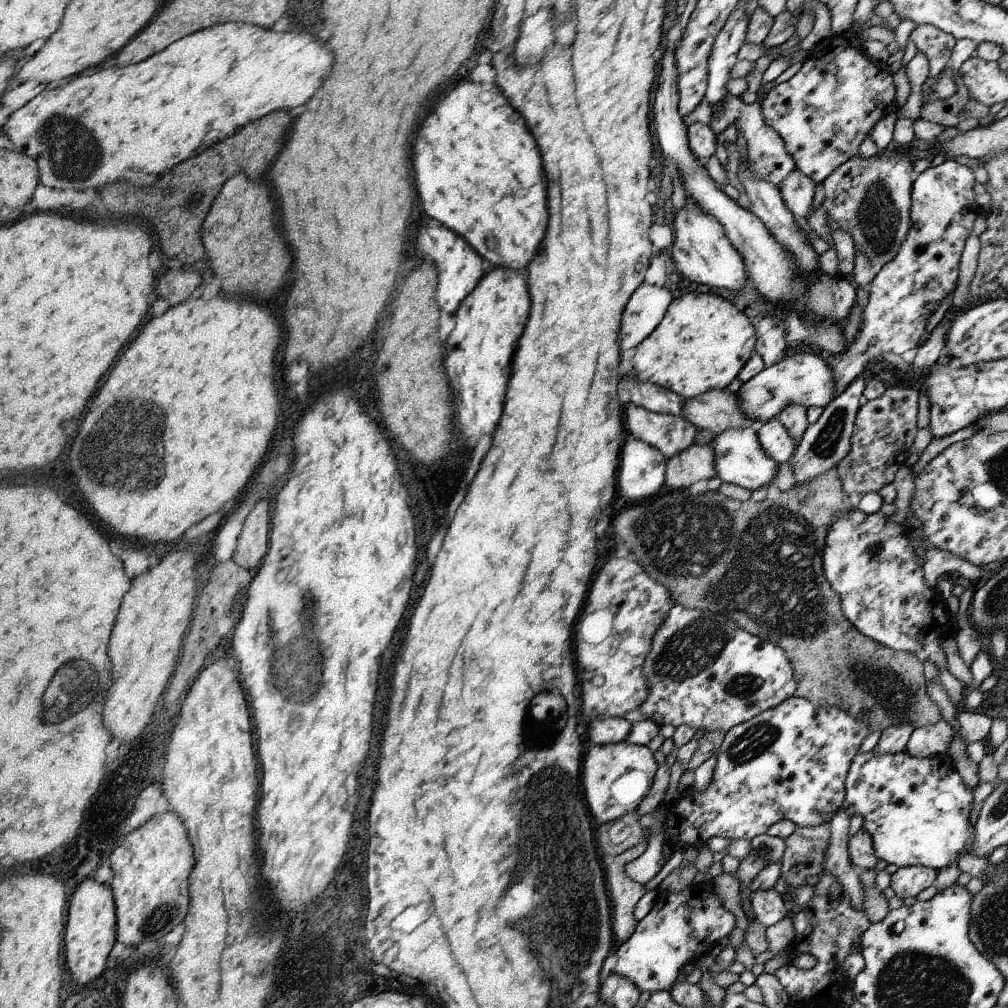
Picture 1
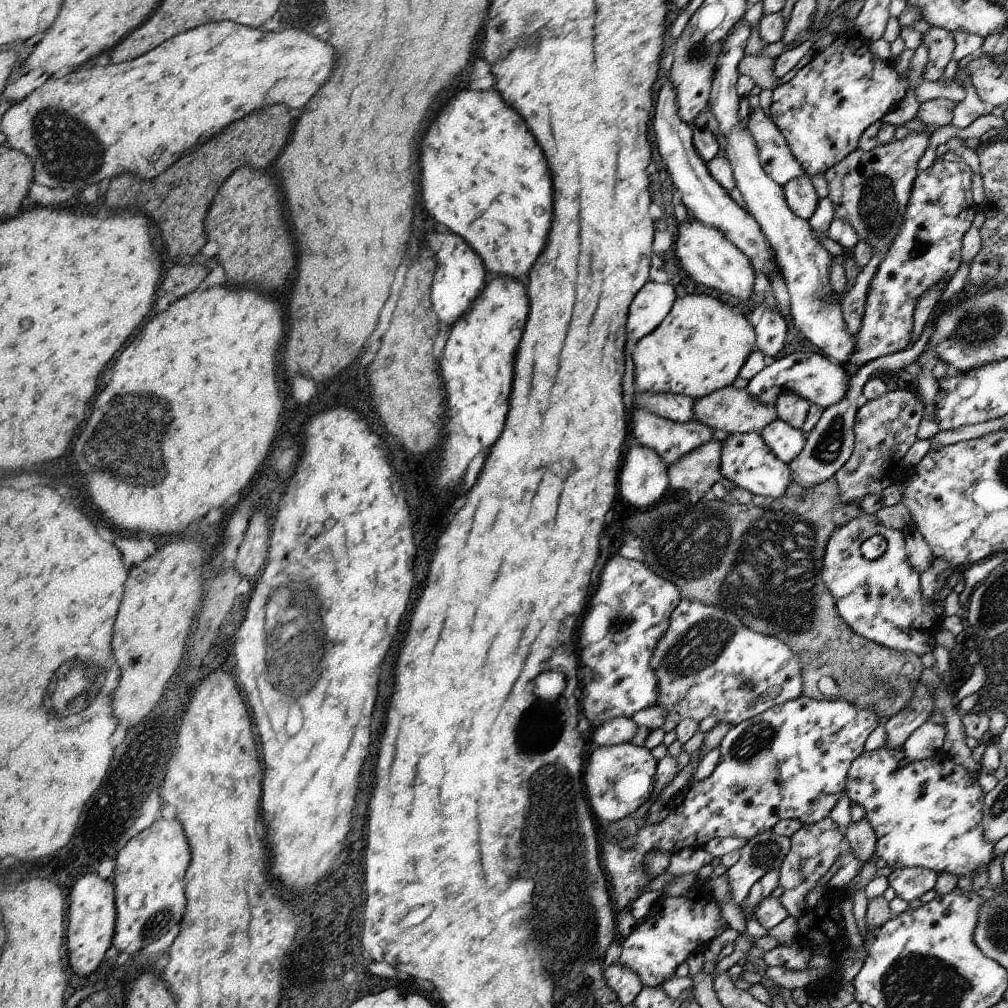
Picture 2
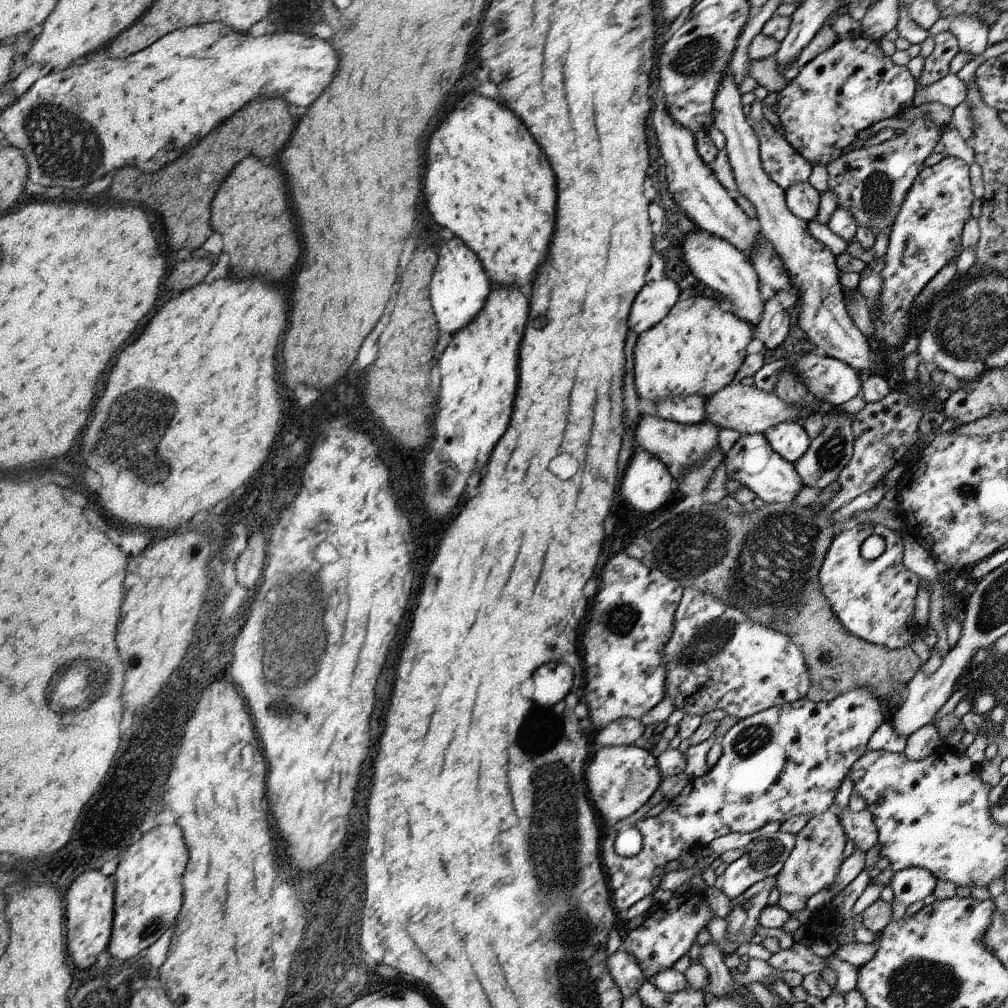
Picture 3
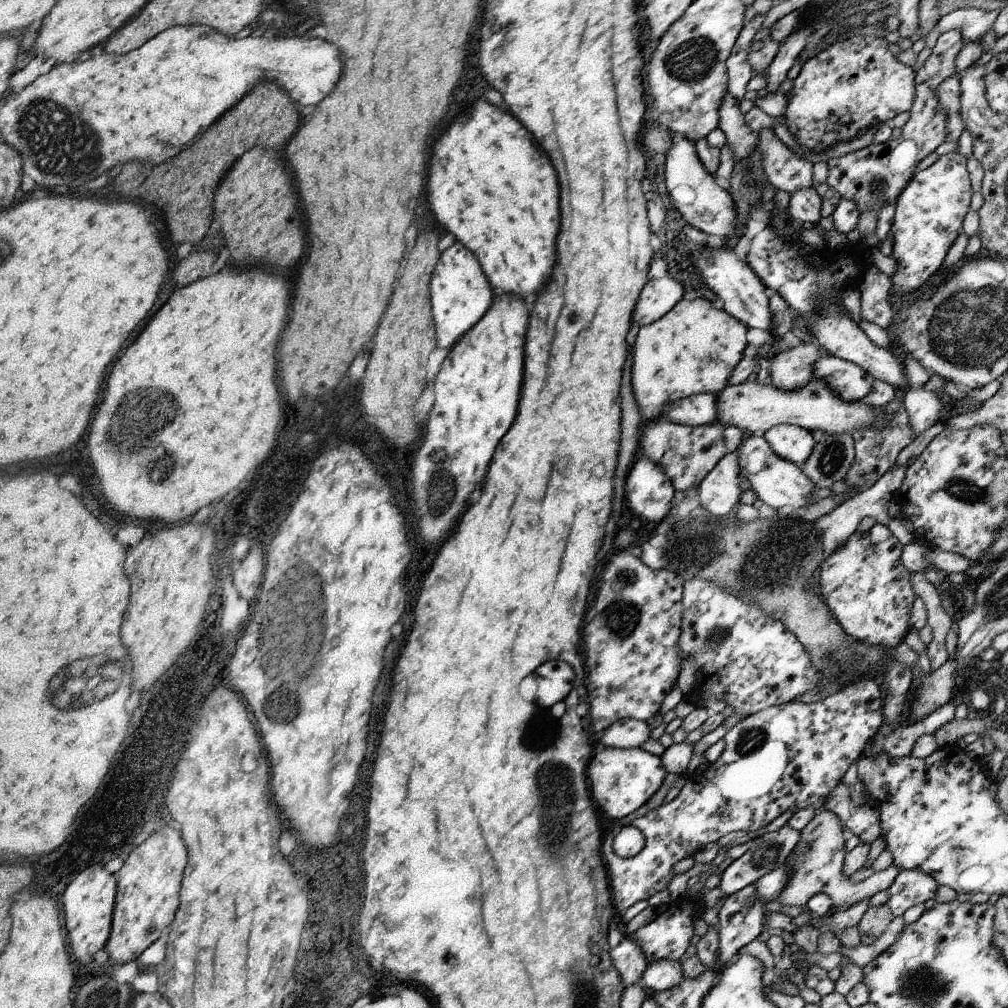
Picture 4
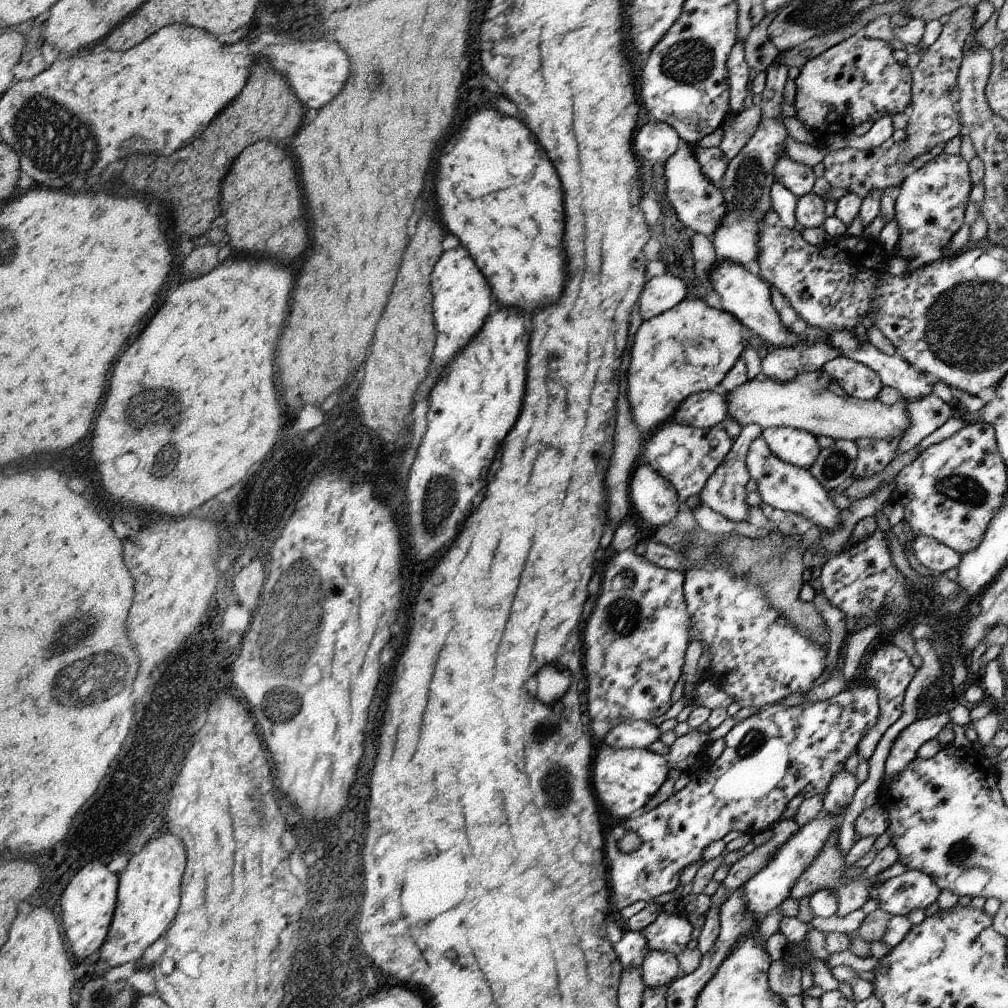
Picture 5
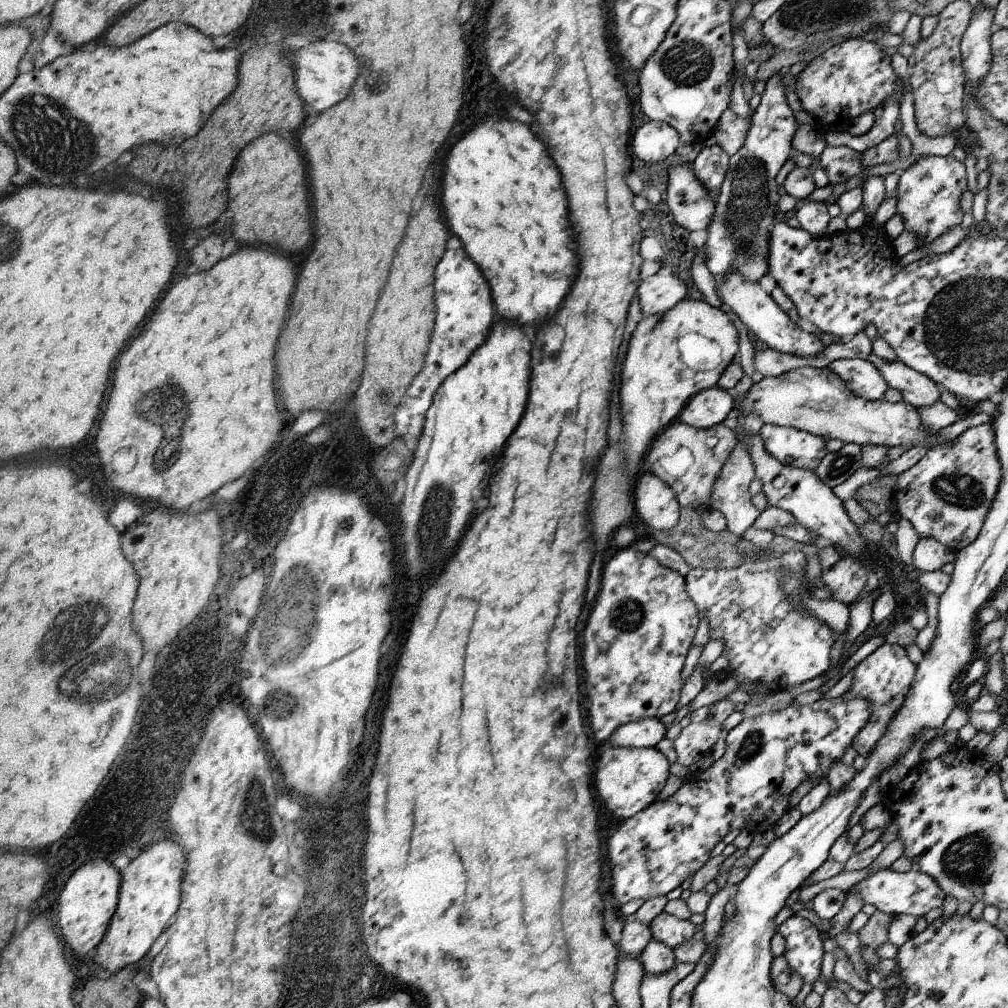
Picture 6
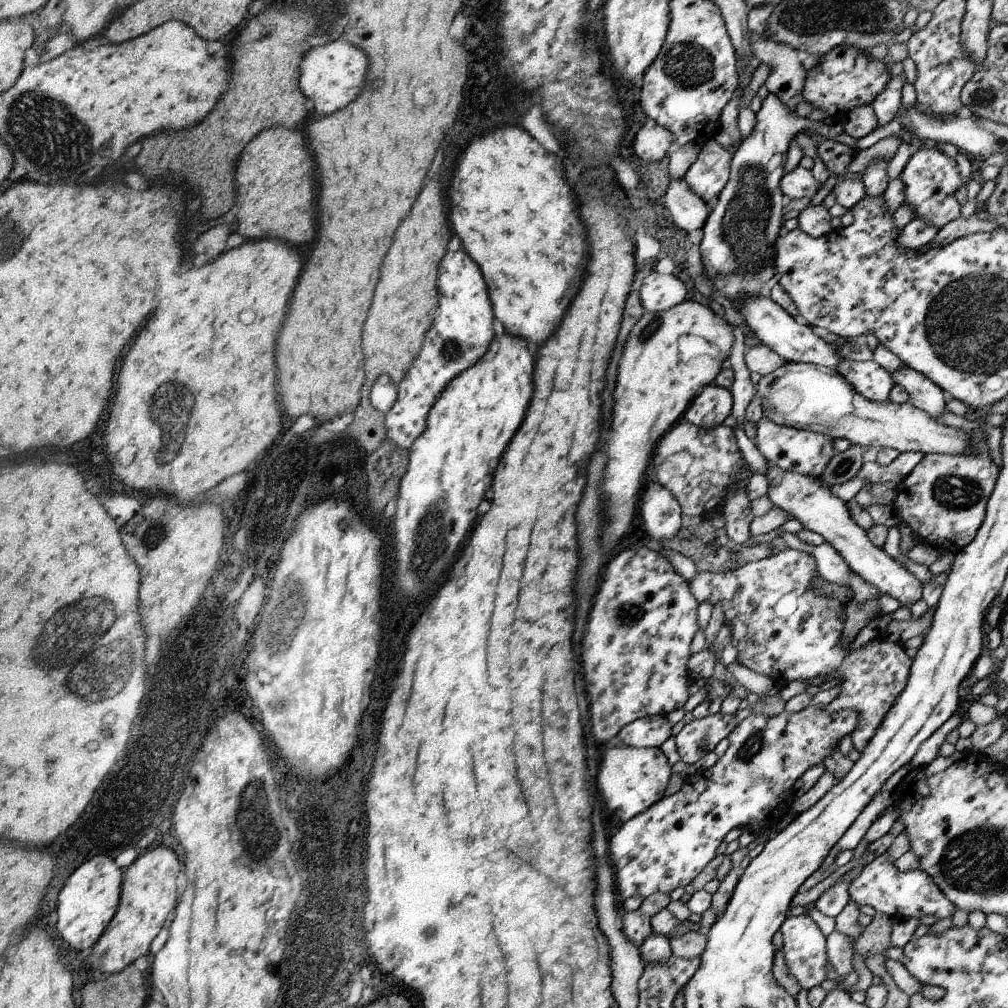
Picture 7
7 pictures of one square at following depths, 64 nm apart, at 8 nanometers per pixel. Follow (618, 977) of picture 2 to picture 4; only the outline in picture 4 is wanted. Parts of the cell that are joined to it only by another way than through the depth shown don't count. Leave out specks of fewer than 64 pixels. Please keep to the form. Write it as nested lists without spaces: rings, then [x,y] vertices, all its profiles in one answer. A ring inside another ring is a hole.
[[[625,936],[619,942],[619,946],[613,948],[611,962],[617,968],[625,988],[635,986],[637,982],[641,982],[643,972],[647,970],[647,960],[645,960],[645,954],[643,954],[641,946],[635,940],[631,942],[629,936]]]

